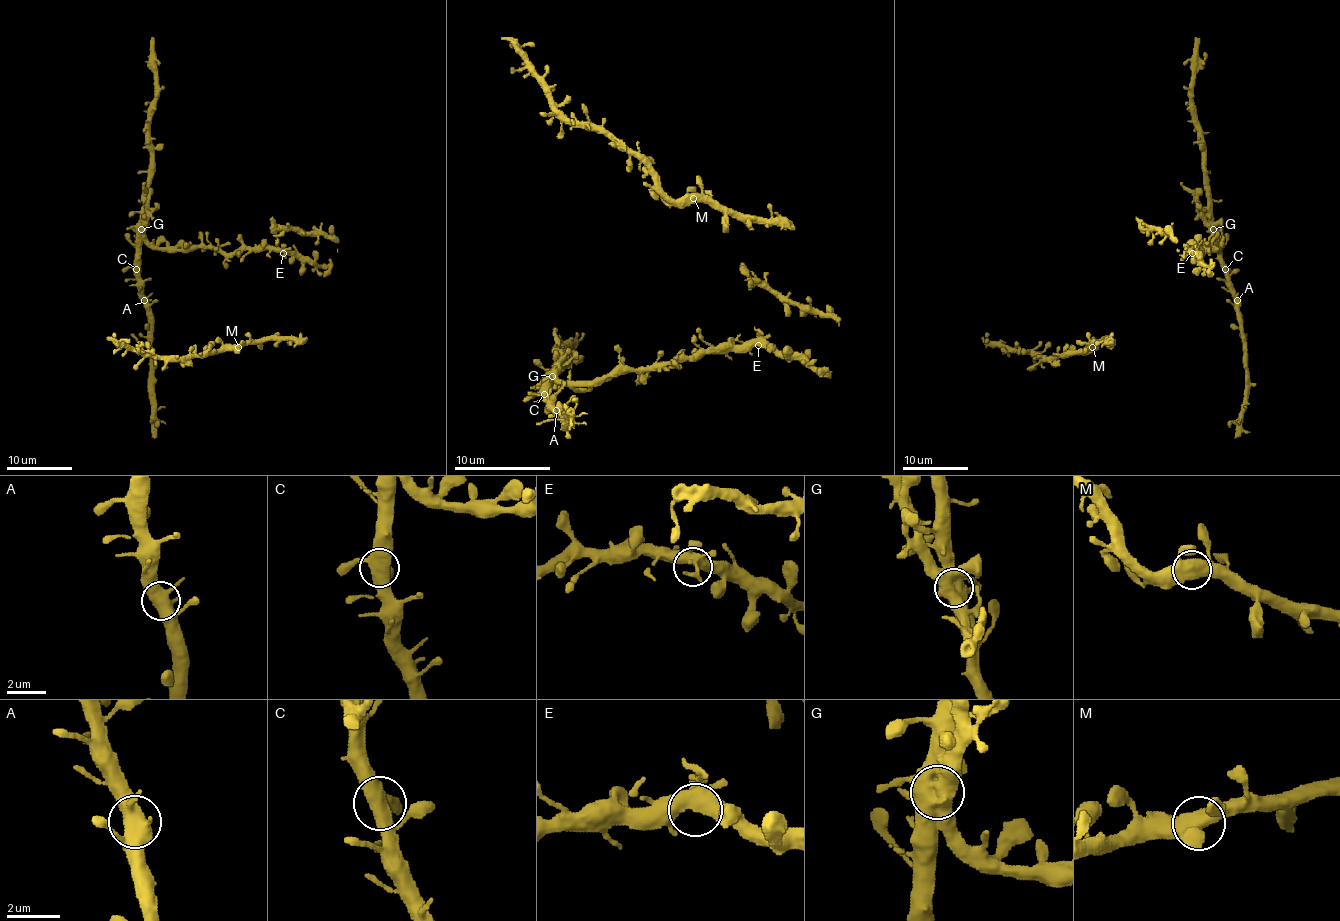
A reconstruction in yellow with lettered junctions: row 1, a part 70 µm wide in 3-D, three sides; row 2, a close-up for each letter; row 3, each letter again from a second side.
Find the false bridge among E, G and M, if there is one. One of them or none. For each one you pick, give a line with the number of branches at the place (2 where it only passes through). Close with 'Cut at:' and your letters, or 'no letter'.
G: Branches: 5
Cut at: G

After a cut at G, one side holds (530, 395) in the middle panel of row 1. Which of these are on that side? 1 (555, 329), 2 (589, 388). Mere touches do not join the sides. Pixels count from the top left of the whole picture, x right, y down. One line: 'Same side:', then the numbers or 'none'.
Same side: none

